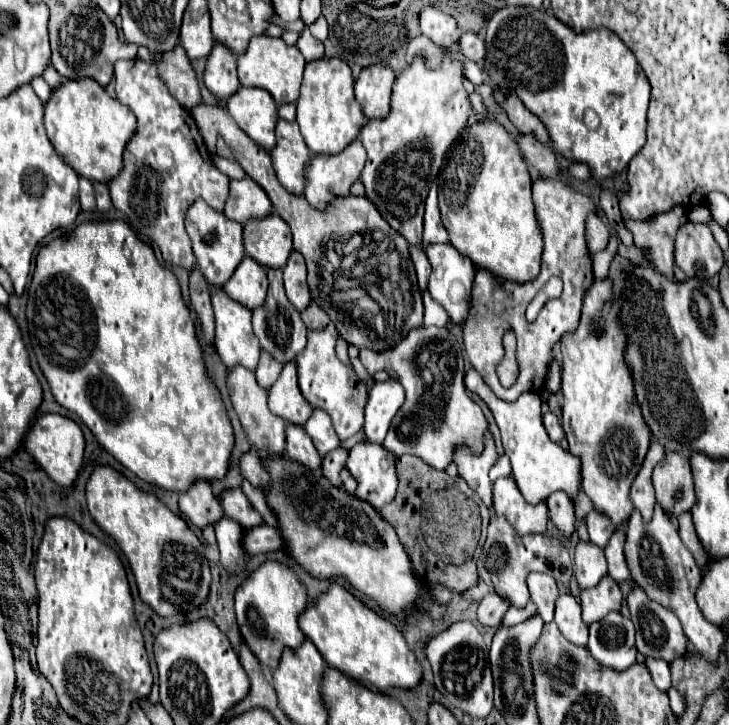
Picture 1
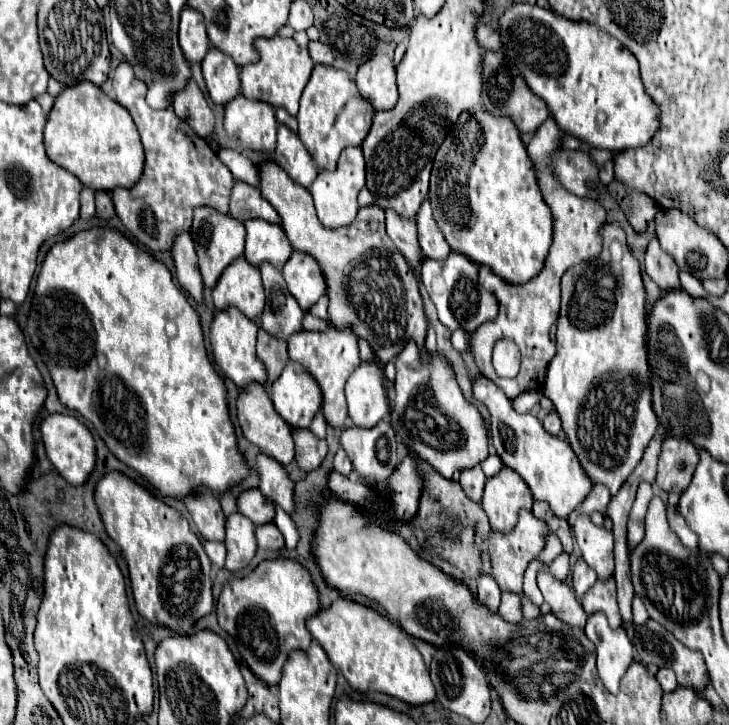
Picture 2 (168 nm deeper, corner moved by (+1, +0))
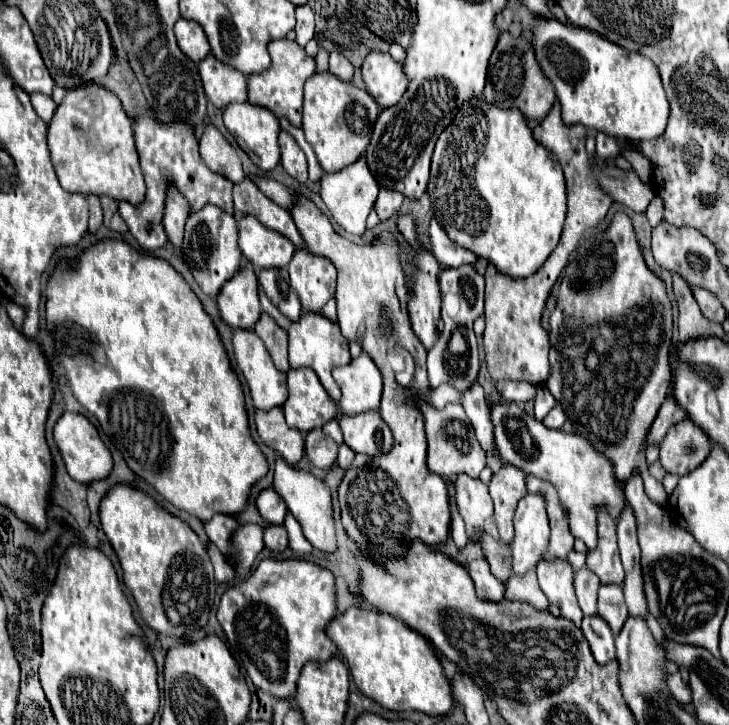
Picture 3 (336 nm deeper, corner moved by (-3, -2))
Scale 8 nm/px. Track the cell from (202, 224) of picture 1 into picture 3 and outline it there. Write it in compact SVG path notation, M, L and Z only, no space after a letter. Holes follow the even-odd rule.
M204 206L200 212L190 212L184 228L182 258L188 264L194 280L204 294L216 296L220 288L238 272L242 252L238 248L238 226L236 218L228 212L222 212L216 206Z

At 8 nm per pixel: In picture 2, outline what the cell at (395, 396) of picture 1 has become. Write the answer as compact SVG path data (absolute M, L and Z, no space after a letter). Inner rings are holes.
M360 364L346 382L346 400L350 420L360 426L376 426L390 414L390 382L376 364Z

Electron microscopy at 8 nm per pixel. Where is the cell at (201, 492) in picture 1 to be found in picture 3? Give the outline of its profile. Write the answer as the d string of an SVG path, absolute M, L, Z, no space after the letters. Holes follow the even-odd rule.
M216 514L210 522L204 524L204 530L208 534L208 538L218 546L220 552L224 552L226 556L232 556L232 546L228 544L228 540L232 538L232 532L236 532L238 522L232 516L226 514Z

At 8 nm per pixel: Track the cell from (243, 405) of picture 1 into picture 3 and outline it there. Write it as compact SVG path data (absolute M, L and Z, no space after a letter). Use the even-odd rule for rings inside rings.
M272 408L268 412L256 410L256 430L260 438L280 454L288 464L298 464L304 454L304 436L296 428L288 428L282 408Z

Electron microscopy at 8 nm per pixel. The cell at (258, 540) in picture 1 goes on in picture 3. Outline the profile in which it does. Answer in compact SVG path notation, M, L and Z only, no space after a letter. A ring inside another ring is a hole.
M268 524L264 528L264 544L268 550L274 550L274 552L282 552L288 548L288 534L286 534L286 528L280 524Z

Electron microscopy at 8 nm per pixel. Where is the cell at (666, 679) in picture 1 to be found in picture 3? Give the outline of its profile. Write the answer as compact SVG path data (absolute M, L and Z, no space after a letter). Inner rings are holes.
M680 672L676 674L668 674L668 686L672 696L680 702L680 704L690 704L692 702L692 688L690 684L686 684L680 676Z

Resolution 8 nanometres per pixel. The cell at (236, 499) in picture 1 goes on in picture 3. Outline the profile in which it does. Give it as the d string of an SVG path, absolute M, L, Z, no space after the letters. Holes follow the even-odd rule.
M274 488L262 490L256 500L256 506L258 506L260 516L268 524L284 524L284 518L288 514L288 506L284 504L284 500L280 500L280 494Z

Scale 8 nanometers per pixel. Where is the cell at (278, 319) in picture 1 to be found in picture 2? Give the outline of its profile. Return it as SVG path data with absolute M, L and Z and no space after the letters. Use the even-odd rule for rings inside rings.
M264 262L260 266L260 274L266 292L266 306L258 324L268 330L268 334L276 334L278 338L288 340L292 334L304 330L304 310L300 310L300 306L296 306L296 298L288 294L282 272L276 266Z

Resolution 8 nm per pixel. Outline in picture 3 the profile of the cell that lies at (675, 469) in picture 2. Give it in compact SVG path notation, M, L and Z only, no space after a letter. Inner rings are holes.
M684 418L666 432L660 444L660 462L666 472L684 476L706 460L710 452L710 438L692 420Z

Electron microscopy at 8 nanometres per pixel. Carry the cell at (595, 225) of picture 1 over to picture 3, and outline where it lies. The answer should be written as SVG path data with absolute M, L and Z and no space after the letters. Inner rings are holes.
M616 212L602 236L590 236L586 244L580 244L576 258L568 264L558 286L548 336L550 376L546 386L566 410L574 430L610 458L618 480L628 480L636 468L646 474L644 440L672 380L668 362L672 348L672 304L662 278L644 262L626 212Z

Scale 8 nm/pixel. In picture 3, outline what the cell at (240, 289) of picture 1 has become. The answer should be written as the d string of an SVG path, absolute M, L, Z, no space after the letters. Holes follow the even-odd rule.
M250 264L238 270L236 276L224 284L218 294L218 308L222 320L230 328L254 330L262 314L262 306L256 288L256 274Z

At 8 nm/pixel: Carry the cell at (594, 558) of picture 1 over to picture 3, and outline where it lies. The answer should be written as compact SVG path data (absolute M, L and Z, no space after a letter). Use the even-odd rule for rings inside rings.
M582 568L576 572L574 576L574 588L576 588L576 598L578 604L584 612L584 616L594 616L596 612L596 596L598 596L598 588L600 588L600 580L598 576L594 576L594 572Z

